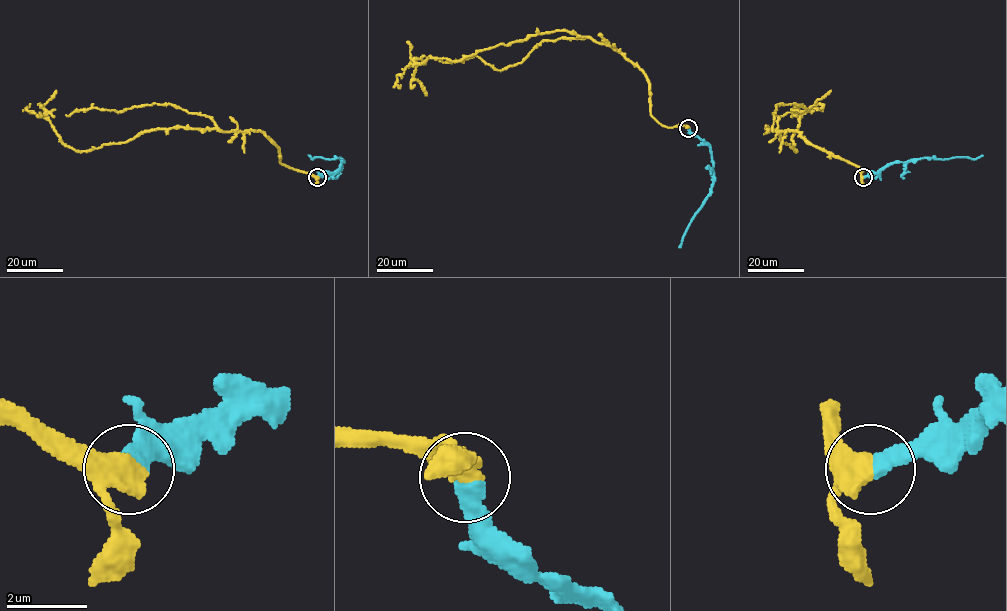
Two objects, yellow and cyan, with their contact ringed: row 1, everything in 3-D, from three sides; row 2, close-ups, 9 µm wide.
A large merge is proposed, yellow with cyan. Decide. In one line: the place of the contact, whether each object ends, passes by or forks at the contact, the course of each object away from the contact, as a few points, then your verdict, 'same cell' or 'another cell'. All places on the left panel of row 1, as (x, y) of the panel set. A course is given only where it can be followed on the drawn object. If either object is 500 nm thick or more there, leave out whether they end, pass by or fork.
at (317, 177); yellow runs (318, 177), (282, 164), (279, 149), (258, 131), (175, 127), (76, 151), (47, 119), (25, 108), (30, 103); cyan runs (318, 177), (334, 173), (342, 159), (311, 158), (308, 155); same cell

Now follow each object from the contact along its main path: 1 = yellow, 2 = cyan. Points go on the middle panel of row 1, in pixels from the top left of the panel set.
1: (688, 128), (652, 116), (632, 62), (565, 30), (431, 56), (401, 85)
2: (688, 128), (709, 147), (713, 185), (678, 247)

